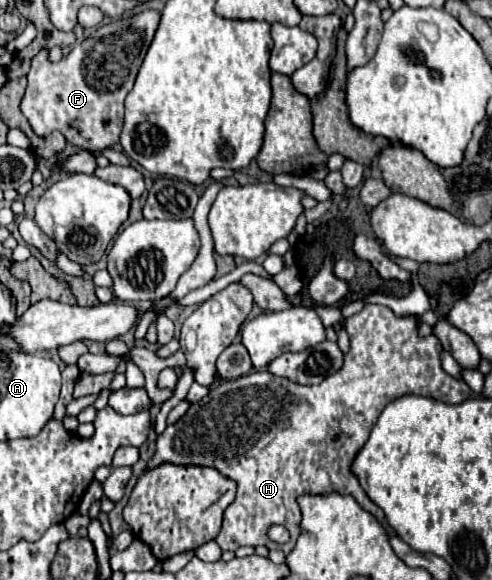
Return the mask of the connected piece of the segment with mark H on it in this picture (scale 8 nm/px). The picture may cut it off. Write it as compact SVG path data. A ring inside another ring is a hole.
M368 304L358 314L346 318L346 332L350 336L350 352L344 356L344 366L328 376L316 386L302 386L288 378L278 378L264 372L250 372L236 380L222 380L210 386L208 396L200 402L194 402L188 412L172 426L168 426L156 440L156 454L148 466L158 466L162 462L172 464L198 464L218 468L224 476L236 480L238 492L236 500L226 508L222 530L216 536L216 544L222 550L236 552L240 546L266 546L280 548L284 554L290 554L296 538L300 534L300 506L298 498L304 494L350 494L356 502L378 518L380 524L386 522L384 512L366 496L356 476L350 472L350 464L356 452L366 444L372 426L376 424L380 412L404 394L416 396L434 396L446 404L460 404L472 396L472 390L466 382L452 378L442 370L440 356L442 344L434 334L418 334L420 318L418 316L396 316L390 308ZM270 524L282 524L290 532L290 542L276 544L266 536Z

